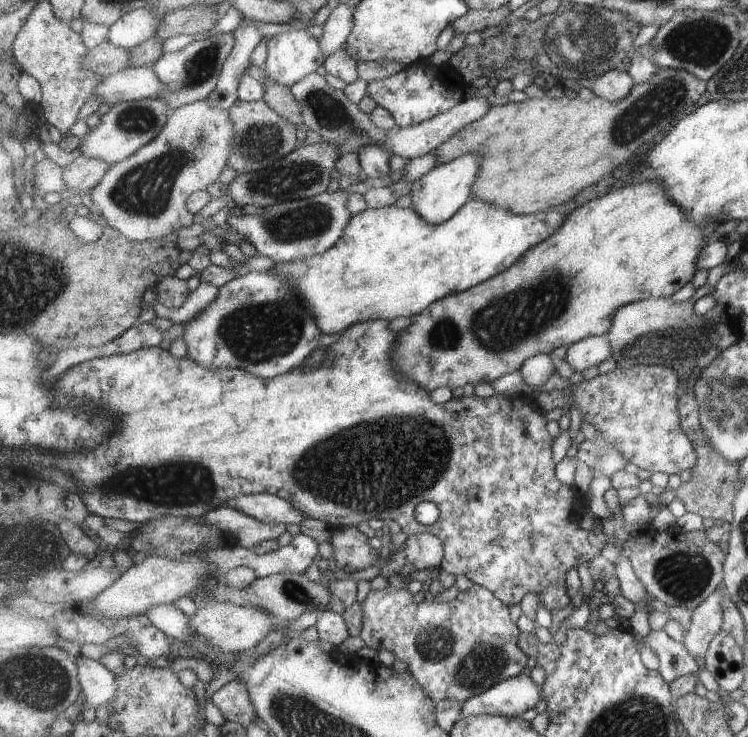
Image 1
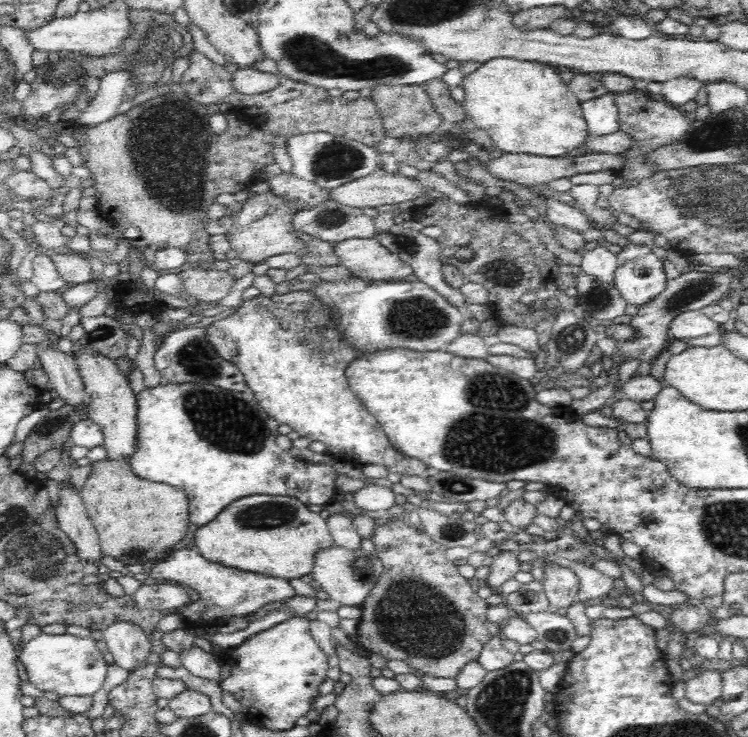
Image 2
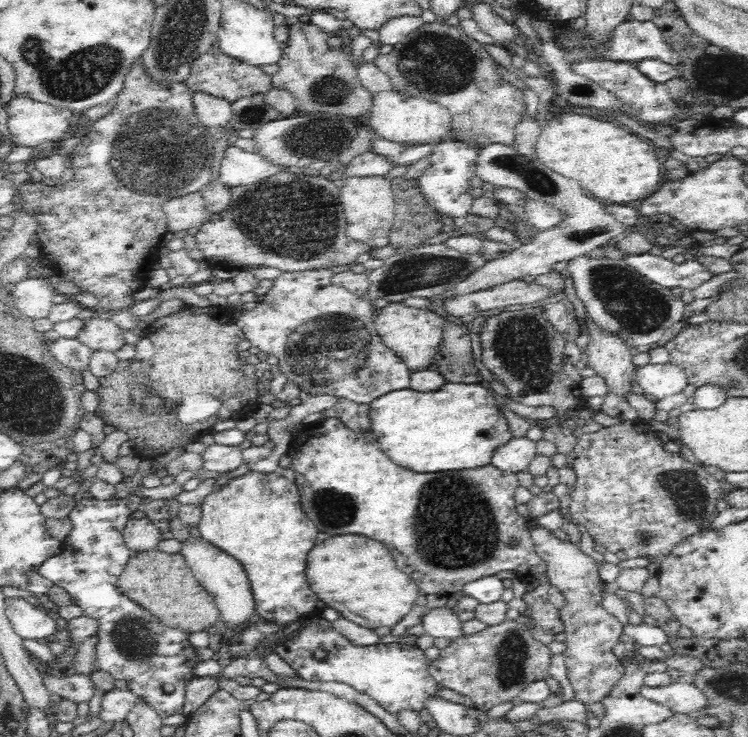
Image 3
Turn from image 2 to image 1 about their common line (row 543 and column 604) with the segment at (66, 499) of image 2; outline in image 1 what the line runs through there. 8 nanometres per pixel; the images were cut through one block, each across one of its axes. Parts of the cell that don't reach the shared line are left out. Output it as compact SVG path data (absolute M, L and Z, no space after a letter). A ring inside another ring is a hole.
M611 70L594 80L592 92L595 96L609 102L621 102L623 98L627 98L628 94L631 94L633 88L635 88L635 82L631 74L622 70Z

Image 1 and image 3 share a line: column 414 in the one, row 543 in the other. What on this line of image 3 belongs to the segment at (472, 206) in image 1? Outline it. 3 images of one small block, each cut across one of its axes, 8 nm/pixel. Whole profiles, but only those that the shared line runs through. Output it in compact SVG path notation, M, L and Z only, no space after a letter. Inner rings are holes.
M277 471L270 475L249 472L247 476L235 479L230 485L224 487L225 488L222 488L220 491L214 491L209 494L201 504L202 518L200 518L200 524L198 524L201 534L200 538L208 541L214 548L225 552L228 556L232 556L238 563L242 564L252 585L254 601L256 601L257 604L257 618L264 620L268 624L274 624L275 627L287 627L296 620L311 616L319 616L319 613L327 606L326 603L320 600L318 595L311 589L310 584L307 582L306 575L308 555L310 554L310 550L316 546L318 527L306 517L306 514L303 512L300 492L298 491L297 485L294 484L294 482L290 482L290 480L286 480L284 476L281 476L281 472Z

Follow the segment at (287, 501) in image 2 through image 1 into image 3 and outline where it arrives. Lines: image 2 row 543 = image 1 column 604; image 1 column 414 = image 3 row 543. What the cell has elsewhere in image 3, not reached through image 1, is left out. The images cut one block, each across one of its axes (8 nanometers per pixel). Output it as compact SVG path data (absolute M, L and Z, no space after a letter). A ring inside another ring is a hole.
M344 535L328 538L310 550L306 568L307 582L326 606L334 608L341 617L346 618L364 628L392 628L396 626L408 612L417 609L416 600L421 594L418 584L410 576L400 572L394 566L394 558L386 550L386 545L366 538L364 535Z

